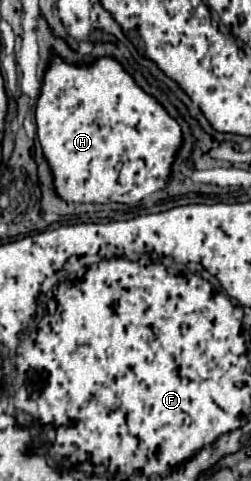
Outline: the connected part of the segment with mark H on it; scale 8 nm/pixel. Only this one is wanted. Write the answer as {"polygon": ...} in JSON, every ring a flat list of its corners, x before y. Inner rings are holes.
{"polygon":[[54,58,44,74,36,104,36,126,38,140,54,174,56,192,66,202,139,204,142,198,164,188,170,164,182,144,176,120,152,96,140,90,114,58,98,58,92,66,70,66,62,58]]}

